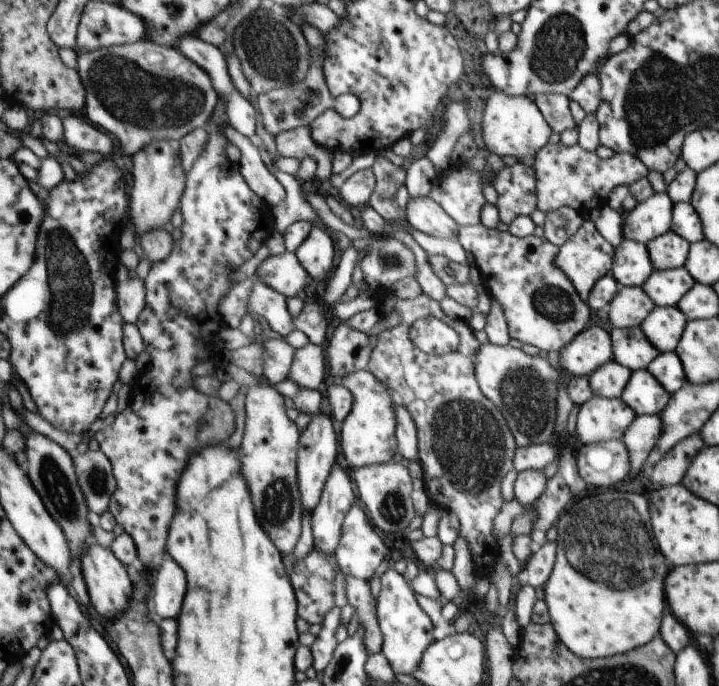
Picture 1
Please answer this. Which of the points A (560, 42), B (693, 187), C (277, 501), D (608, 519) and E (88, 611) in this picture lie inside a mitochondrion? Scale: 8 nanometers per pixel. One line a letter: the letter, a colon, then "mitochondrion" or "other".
A: mitochondrion
B: other
C: mitochondrion
D: mitochondrion
E: other

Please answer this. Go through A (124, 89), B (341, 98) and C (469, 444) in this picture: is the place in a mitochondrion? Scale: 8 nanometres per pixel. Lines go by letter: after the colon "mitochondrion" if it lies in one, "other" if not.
A: mitochondrion
B: other
C: mitochondrion

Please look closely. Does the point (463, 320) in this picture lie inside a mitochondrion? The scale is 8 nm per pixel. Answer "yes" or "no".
no

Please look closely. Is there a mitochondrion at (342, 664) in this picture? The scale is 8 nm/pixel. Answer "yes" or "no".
no

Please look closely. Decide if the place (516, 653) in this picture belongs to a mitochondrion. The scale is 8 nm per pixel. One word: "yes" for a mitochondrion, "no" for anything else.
no

